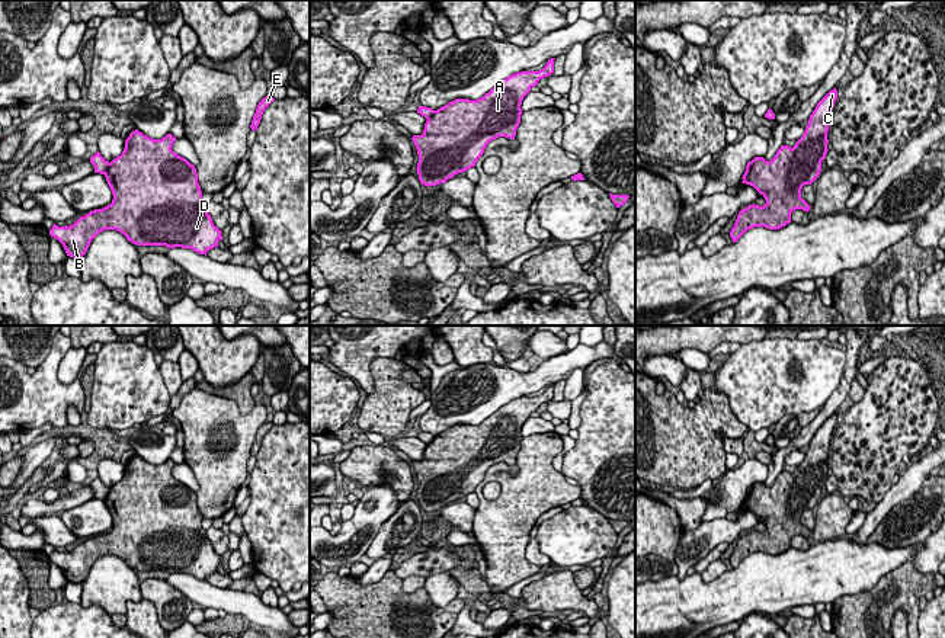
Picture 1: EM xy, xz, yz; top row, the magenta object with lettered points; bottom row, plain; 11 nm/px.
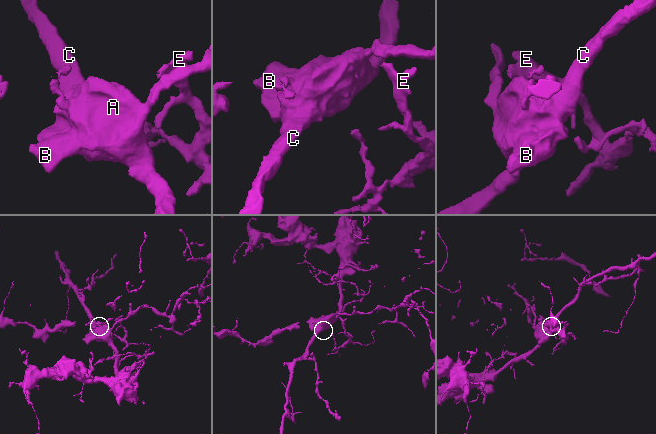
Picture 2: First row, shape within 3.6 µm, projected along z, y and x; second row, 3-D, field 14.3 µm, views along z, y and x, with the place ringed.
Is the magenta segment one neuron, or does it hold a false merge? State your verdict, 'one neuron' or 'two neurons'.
two neurons

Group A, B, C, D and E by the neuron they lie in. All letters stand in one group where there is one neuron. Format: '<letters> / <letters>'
A B C D / E

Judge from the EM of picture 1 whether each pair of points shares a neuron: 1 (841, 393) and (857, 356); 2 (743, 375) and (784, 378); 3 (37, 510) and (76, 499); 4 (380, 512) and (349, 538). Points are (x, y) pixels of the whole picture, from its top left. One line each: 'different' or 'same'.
1: same
2: same
3: same
4: same

